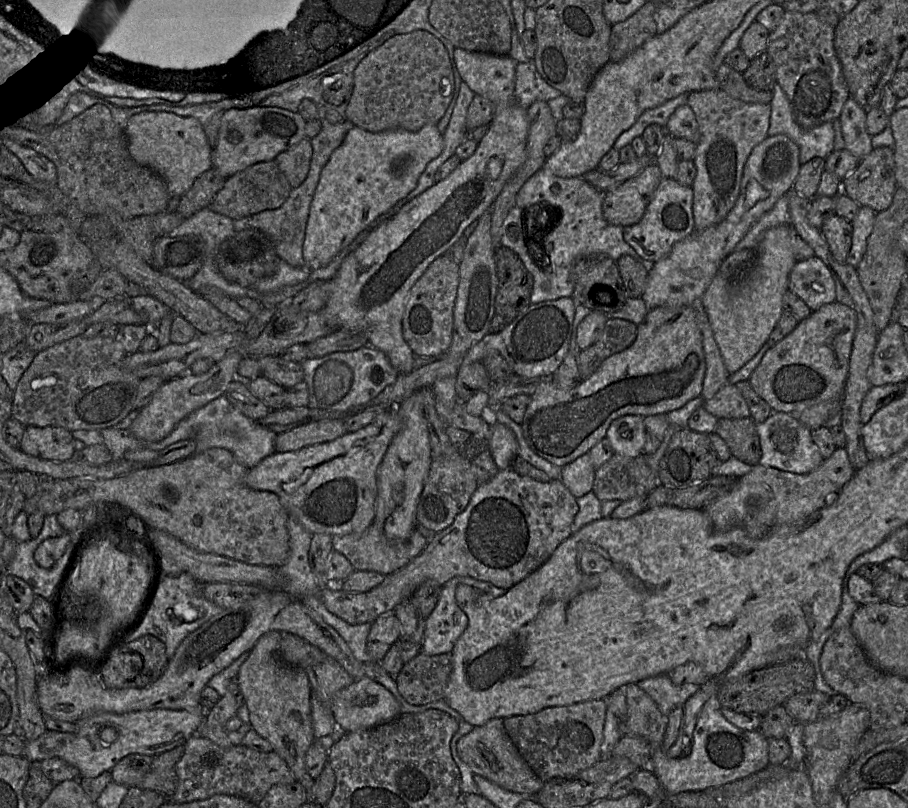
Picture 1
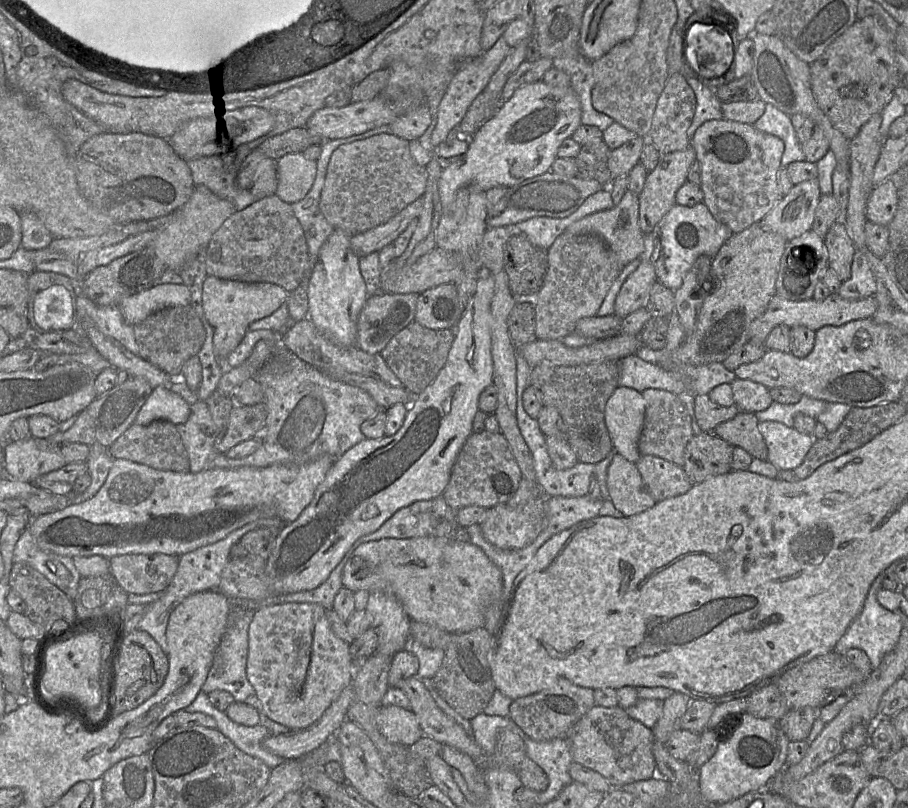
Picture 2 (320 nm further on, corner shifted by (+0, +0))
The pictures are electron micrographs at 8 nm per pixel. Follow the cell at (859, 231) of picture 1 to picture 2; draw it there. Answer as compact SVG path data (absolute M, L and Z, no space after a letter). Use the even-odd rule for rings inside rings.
M856 250L849 279L841 282L838 294L845 299L862 299L873 296L876 282L865 254Z

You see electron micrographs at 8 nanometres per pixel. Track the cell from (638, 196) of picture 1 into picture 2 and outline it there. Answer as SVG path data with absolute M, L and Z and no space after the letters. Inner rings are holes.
M689 146L684 150L662 155L656 168L648 173L639 199L639 227L644 235L653 231L667 212L676 204L675 195L678 189L687 181L687 173L696 160L694 149Z

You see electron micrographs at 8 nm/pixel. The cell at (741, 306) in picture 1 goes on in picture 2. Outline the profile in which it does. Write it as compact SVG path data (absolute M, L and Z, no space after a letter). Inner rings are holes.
M817 178L793 185L759 223L791 241L811 230L821 195Z

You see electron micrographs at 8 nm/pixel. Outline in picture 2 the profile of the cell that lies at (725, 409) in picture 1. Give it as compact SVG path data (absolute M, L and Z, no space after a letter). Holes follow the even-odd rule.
M735 378L730 384L734 404L741 411L756 413L767 409L773 402L770 389L760 383Z

